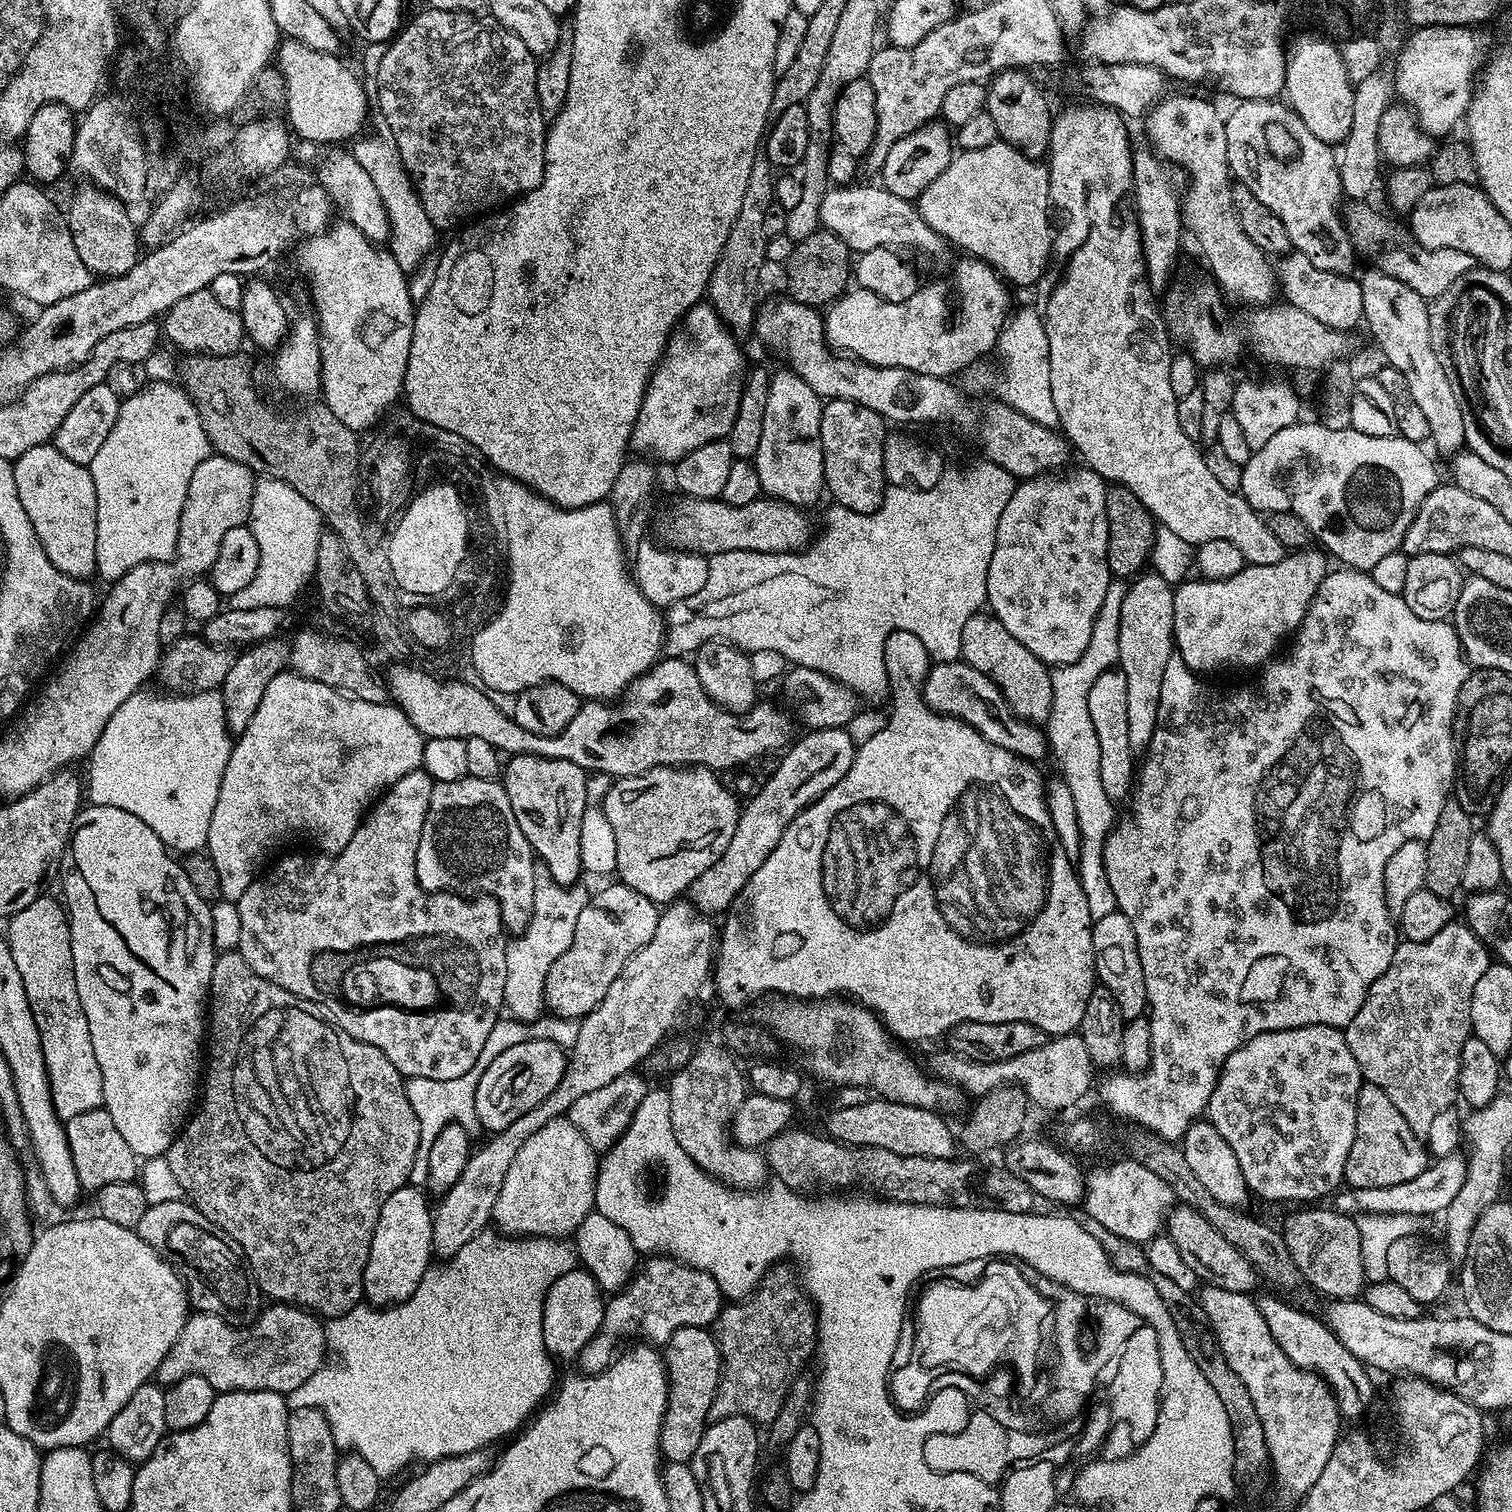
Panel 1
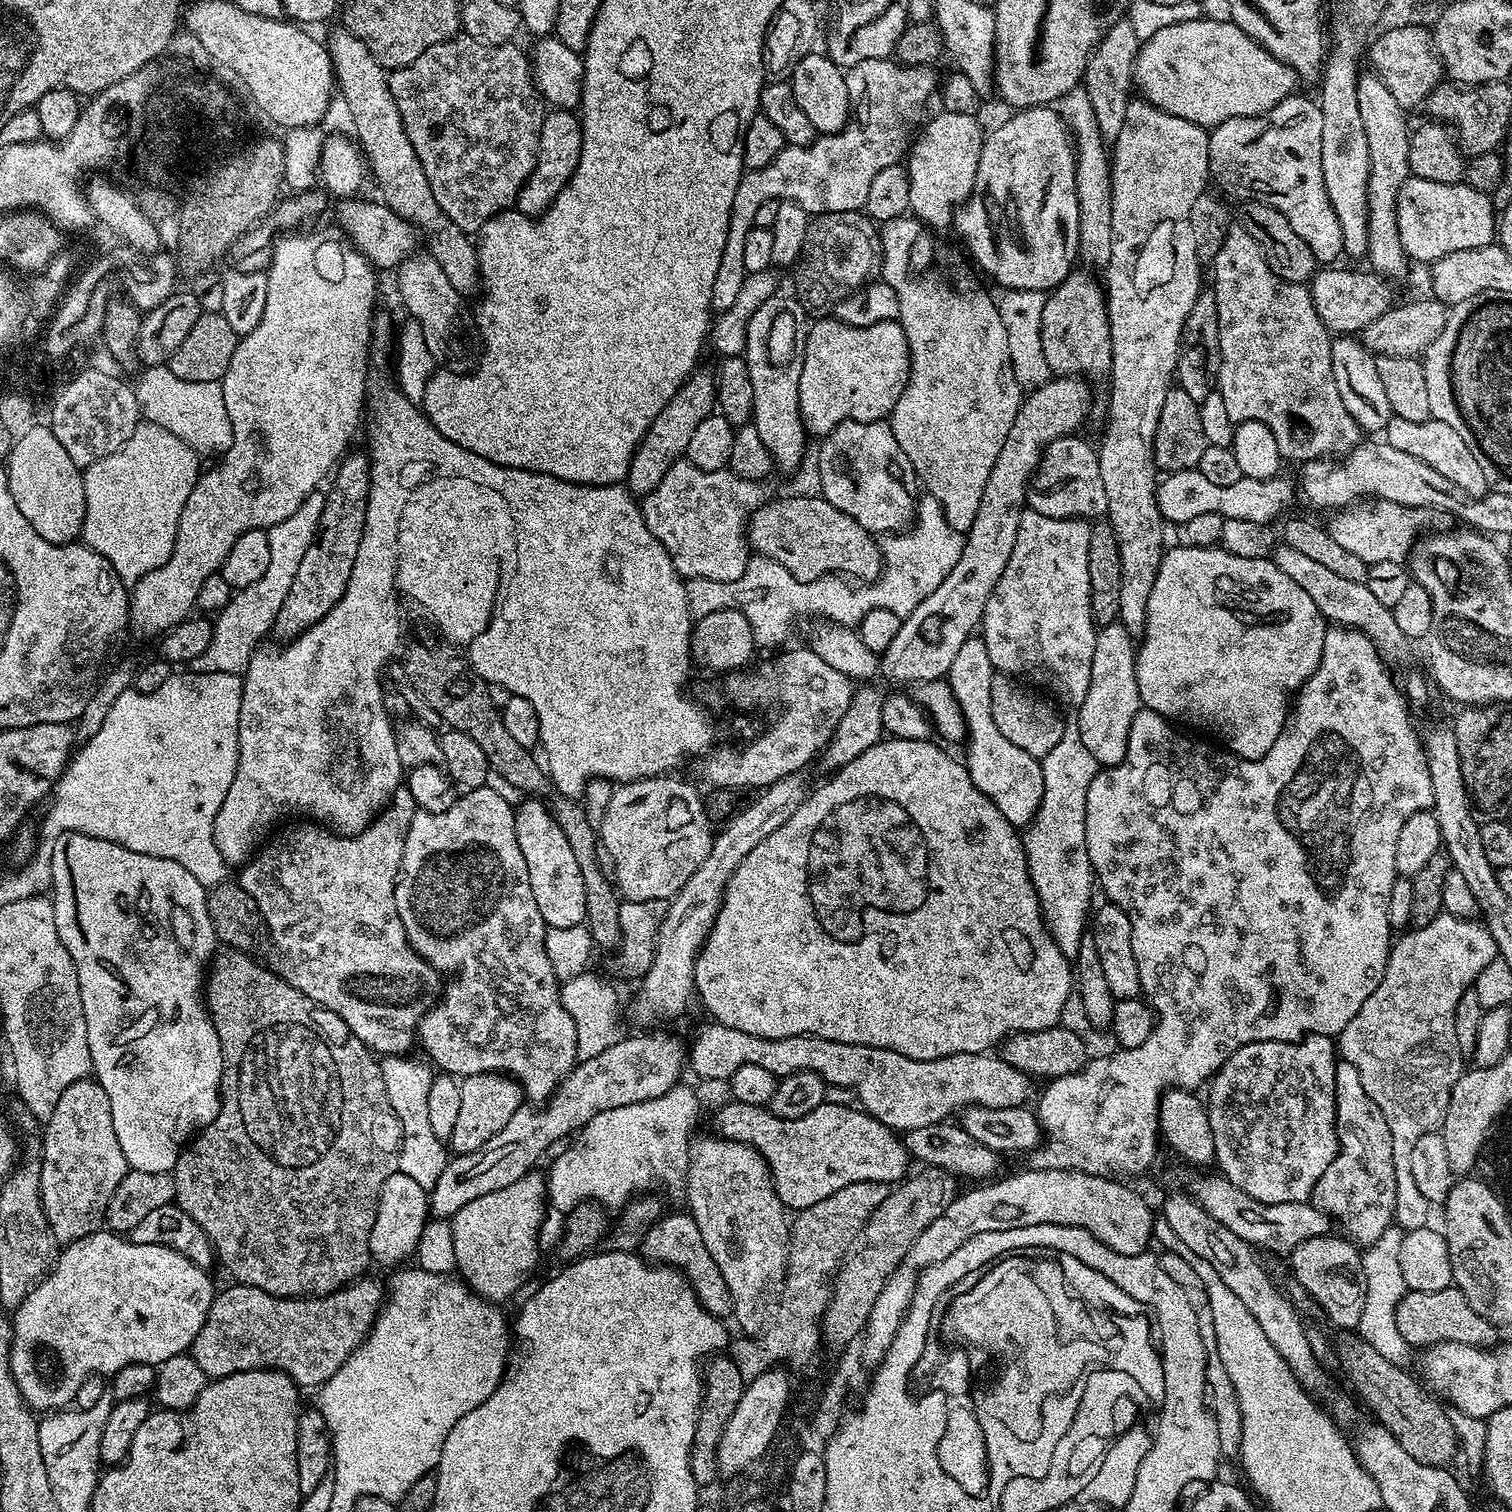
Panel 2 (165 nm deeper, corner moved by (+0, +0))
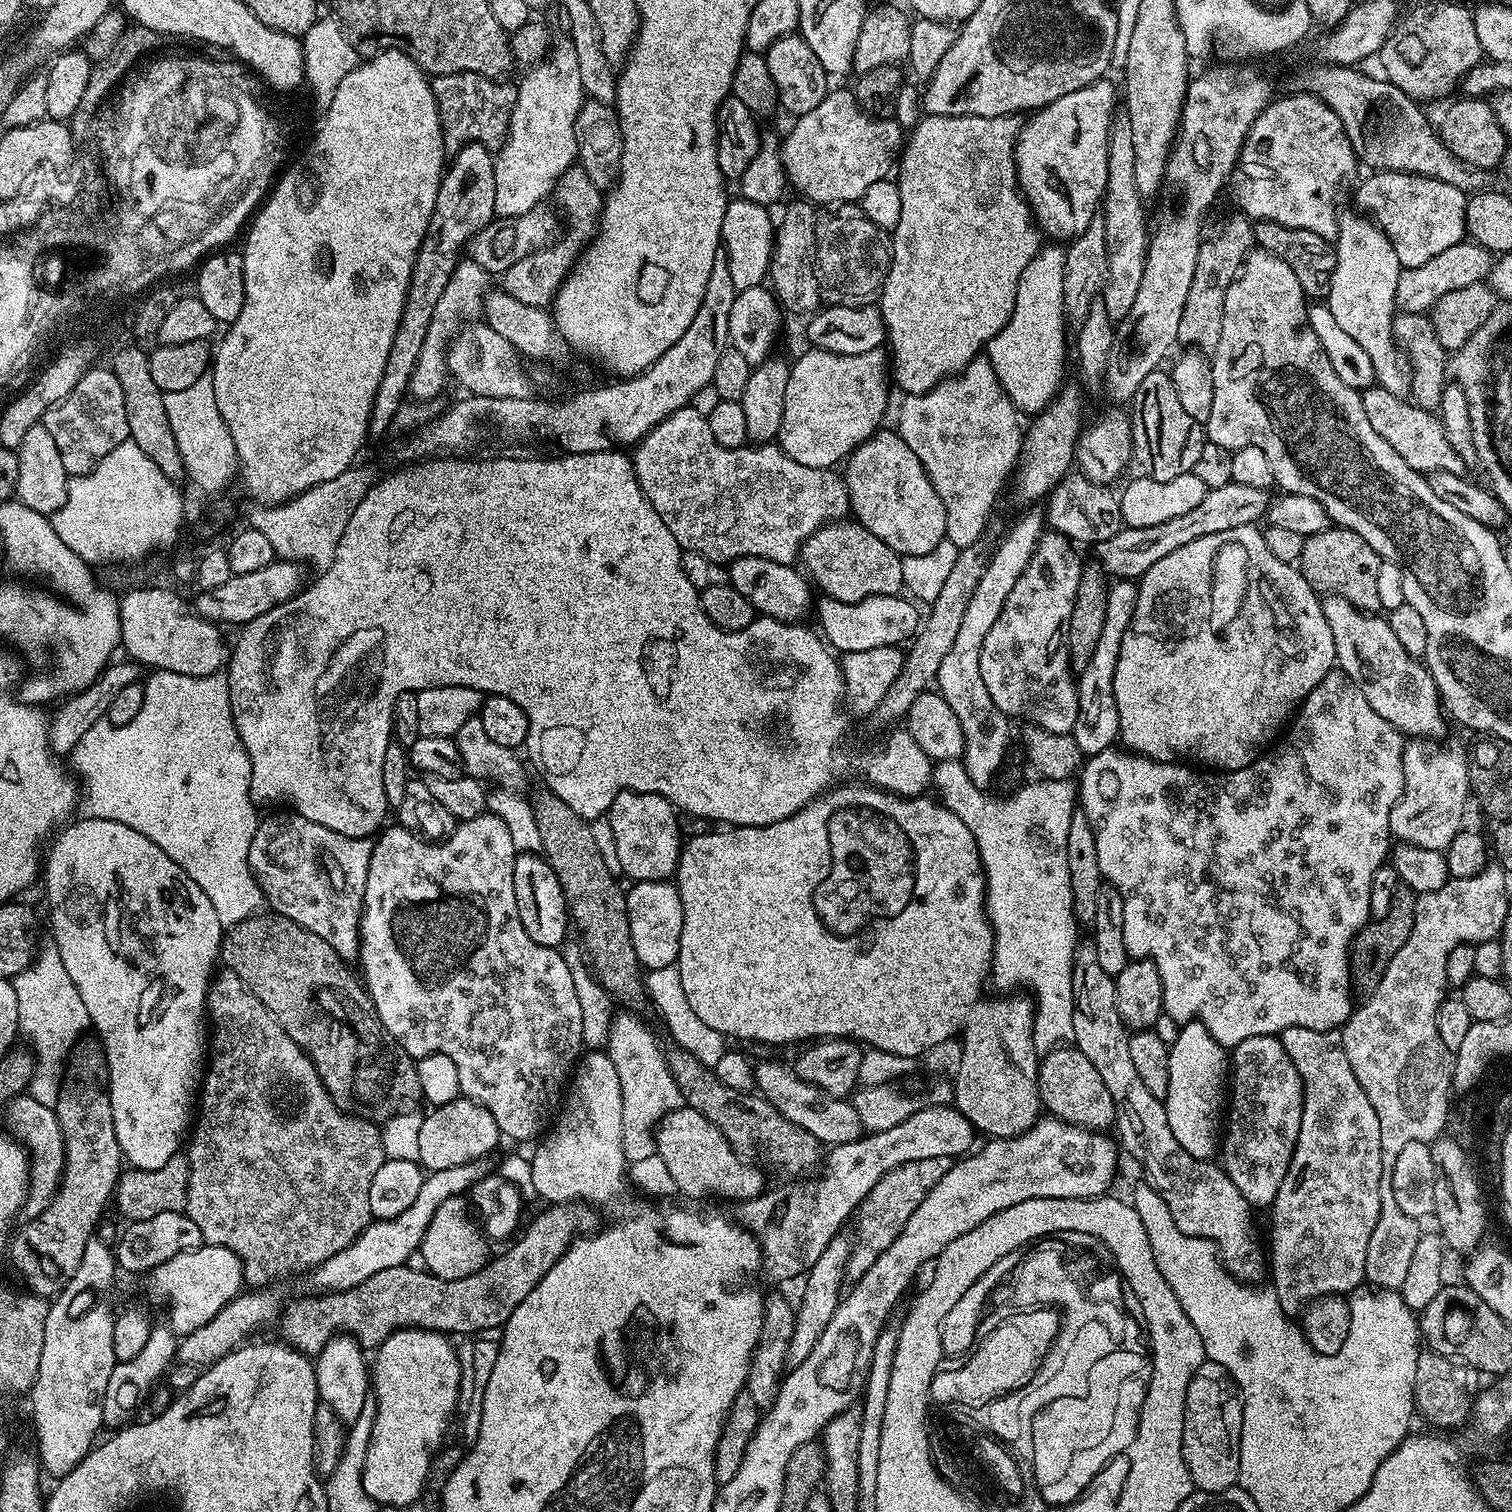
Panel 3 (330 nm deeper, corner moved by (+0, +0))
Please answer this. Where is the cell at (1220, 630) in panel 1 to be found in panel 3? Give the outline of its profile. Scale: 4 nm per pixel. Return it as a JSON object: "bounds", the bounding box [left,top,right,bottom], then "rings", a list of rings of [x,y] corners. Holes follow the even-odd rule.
{"bounds":[1114,524,1336,772],"rings":[[[1256,524],[1234,526],[1234,530],[1222,530],[1222,534],[1194,538],[1194,542],[1178,546],[1174,554],[1166,554],[1166,558],[1154,562],[1154,566],[1150,566],[1150,570],[1139,577],[1134,618],[1120,643],[1118,666],[1114,666],[1114,702],[1118,706],[1119,743],[1127,751],[1137,756],[1148,756],[1152,760],[1172,762],[1192,755],[1197,765],[1220,772],[1237,772],[1239,768],[1246,768],[1257,760],[1277,739],[1276,731],[1285,727],[1286,721],[1304,703],[1310,690],[1314,690],[1314,686],[1318,686],[1318,682],[1322,682],[1322,678],[1326,678],[1326,674],[1333,672],[1336,667],[1334,634],[1330,634],[1321,597],[1312,589],[1310,582],[1306,582],[1299,567],[1278,562],[1278,558],[1270,554],[1263,531]]]}

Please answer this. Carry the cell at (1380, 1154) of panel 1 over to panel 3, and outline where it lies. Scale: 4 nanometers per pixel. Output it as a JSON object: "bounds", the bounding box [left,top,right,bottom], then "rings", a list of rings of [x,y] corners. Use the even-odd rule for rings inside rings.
{"bounds":[1270,1028,1382,1314],"rings":[[[1287,1028],[1279,1033],[1278,1038],[1290,1058],[1294,1062],[1294,1070],[1298,1070],[1298,1078],[1302,1078],[1304,1101],[1302,1102],[1302,1126],[1298,1130],[1298,1142],[1294,1154],[1290,1158],[1290,1166],[1286,1170],[1286,1178],[1282,1178],[1282,1186],[1278,1186],[1278,1194],[1270,1205],[1272,1212],[1272,1252],[1270,1248],[1270,1280],[1271,1291],[1276,1293],[1280,1308],[1289,1314],[1303,1313],[1309,1303],[1323,1296],[1344,1296],[1356,1291],[1365,1283],[1366,1249],[1370,1247],[1370,1234],[1374,1234],[1374,1226],[1378,1226],[1380,1199],[1378,1198],[1378,1182],[1382,1178],[1382,1146],[1378,1130],[1378,1116],[1374,1114],[1374,1106],[1370,1106],[1370,1098],[1366,1098],[1366,1090],[1358,1086],[1358,1078],[1354,1078],[1354,1070],[1350,1070],[1350,1058],[1346,1058],[1344,1038],[1339,1031],[1306,1030],[1305,1028]]]}

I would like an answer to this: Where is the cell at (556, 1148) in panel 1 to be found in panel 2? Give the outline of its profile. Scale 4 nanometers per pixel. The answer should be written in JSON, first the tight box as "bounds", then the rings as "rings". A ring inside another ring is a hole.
{"bounds":[451,1170,548,1304],"rings":[[[533,1170],[502,1190],[474,1198],[473,1202],[462,1206],[451,1217],[457,1271],[473,1292],[491,1303],[500,1304],[516,1293],[522,1280],[535,1268],[542,1254],[538,1245],[538,1233],[543,1224],[548,1199],[547,1179],[543,1173],[538,1173],[539,1171]]]}

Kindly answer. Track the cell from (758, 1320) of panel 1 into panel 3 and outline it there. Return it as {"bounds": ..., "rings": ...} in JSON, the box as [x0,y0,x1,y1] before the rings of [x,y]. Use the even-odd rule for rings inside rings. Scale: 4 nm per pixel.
{"bounds":[844,1156,953,1281],"rings":[[[950,1156],[922,1158],[918,1162],[906,1162],[878,1178],[874,1190],[870,1190],[870,1194],[860,1203],[858,1209],[852,1253],[844,1267],[844,1275],[849,1281],[862,1278],[862,1274],[866,1274],[870,1266],[874,1266],[876,1259],[886,1250],[890,1250],[890,1242],[894,1242],[894,1238],[902,1234],[902,1226],[906,1226],[910,1214],[918,1210],[918,1202],[922,1202],[922,1198],[926,1198],[926,1194],[934,1190],[938,1182],[942,1182],[942,1174],[946,1174],[946,1170],[950,1170],[953,1163],[953,1157]]]}

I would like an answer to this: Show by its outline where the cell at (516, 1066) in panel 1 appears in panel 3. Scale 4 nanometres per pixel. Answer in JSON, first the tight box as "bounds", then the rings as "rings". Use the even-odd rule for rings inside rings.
{"bounds":[417,1098,502,1172],"rings":[[[461,1098],[454,1102],[435,1105],[431,1109],[432,1113],[425,1115],[421,1122],[421,1129],[418,1135],[418,1156],[417,1161],[428,1172],[437,1172],[438,1170],[450,1170],[450,1166],[462,1166],[466,1162],[483,1160],[496,1148],[496,1143],[502,1140],[502,1133],[498,1122],[494,1122],[494,1114],[486,1110],[483,1104],[474,1102],[467,1098]]]}

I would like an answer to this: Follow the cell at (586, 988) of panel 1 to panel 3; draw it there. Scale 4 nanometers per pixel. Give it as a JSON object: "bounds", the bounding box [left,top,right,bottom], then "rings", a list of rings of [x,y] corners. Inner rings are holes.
{"bounds":[626,880,682,969],"rings":[[[642,880],[631,885],[626,895],[626,910],[632,926],[633,946],[645,969],[665,968],[676,963],[682,938],[682,898],[675,883],[668,880]]]}

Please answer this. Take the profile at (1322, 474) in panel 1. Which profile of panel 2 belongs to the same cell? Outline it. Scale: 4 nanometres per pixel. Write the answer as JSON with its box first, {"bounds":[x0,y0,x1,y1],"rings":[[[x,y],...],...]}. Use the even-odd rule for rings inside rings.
{"bounds":[1156,468,1298,526],"rings":[[[1187,468],[1181,472],[1169,472],[1159,481],[1156,501],[1165,521],[1177,526],[1185,526],[1184,524],[1198,519],[1199,516],[1212,516],[1216,511],[1221,512],[1224,520],[1246,518],[1259,524],[1272,524],[1285,515],[1284,507],[1298,496],[1293,481],[1291,484],[1286,476],[1271,476],[1269,480],[1244,476],[1238,482],[1234,482],[1234,486],[1218,486],[1215,482],[1208,481],[1196,468]]]}

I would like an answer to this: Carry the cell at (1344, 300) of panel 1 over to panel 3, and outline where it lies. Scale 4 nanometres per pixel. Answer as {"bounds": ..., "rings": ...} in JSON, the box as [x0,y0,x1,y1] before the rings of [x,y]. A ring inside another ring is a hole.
{"bounds":[1396,242,1493,313],"rings":[[[1461,242],[1450,246],[1450,250],[1434,254],[1430,262],[1422,262],[1422,266],[1401,271],[1396,291],[1396,307],[1401,312],[1427,313],[1438,302],[1438,298],[1442,298],[1442,294],[1450,294],[1450,290],[1462,290],[1462,286],[1481,283],[1491,272],[1493,263],[1493,253],[1475,242]]]}

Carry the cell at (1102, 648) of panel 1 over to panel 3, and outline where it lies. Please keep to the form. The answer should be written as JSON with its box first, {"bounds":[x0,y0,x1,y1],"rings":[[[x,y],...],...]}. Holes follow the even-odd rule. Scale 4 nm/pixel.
{"bounds":[931,760,1078,1054],"rings":[[[937,760],[932,765],[931,787],[936,788],[935,795],[947,806],[974,834],[974,842],[978,846],[980,861],[984,867],[984,886],[986,889],[986,907],[988,909],[988,923],[992,926],[992,950],[990,953],[990,984],[997,988],[997,993],[1008,994],[1013,990],[1027,990],[1036,1006],[1036,1017],[1034,1018],[1034,1046],[1037,1053],[1043,1054],[1051,1052],[1053,1048],[1067,1045],[1072,1040],[1074,1034],[1074,990],[1072,989],[1072,967],[1076,961],[1076,945],[1078,937],[1078,925],[1076,915],[1072,912],[1072,895],[1070,894],[1070,869],[1066,863],[1066,838],[1070,835],[1070,818],[1078,806],[1078,788],[1071,779],[1067,780],[1047,780],[1036,778],[1033,784],[1028,784],[1025,788],[1020,788],[1009,800],[1004,800],[999,804],[992,796],[987,796],[987,791],[981,790],[966,774],[963,763],[960,760]]]}

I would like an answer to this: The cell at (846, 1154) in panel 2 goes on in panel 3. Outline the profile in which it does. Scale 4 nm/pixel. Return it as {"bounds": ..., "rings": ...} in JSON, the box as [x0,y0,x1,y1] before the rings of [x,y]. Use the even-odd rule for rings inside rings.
{"bounds":[654,1108,765,1202],"rings":[[[675,1108],[662,1117],[654,1129],[654,1152],[666,1162],[680,1196],[704,1196],[713,1192],[731,1202],[739,1202],[765,1191],[764,1176],[759,1172],[761,1169],[736,1155],[722,1130],[718,1130],[710,1118],[702,1118],[702,1114],[693,1108]]]}

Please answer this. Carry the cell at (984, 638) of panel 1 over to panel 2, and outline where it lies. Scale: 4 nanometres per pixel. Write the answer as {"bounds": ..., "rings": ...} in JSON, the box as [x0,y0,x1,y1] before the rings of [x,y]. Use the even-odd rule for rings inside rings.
{"bounds":[990,674,1067,760],"rings":[[[998,674],[991,682],[990,704],[993,707],[993,719],[998,730],[1014,746],[1021,747],[1032,757],[1041,760],[1058,744],[1062,734],[1065,733],[1067,721],[1056,712],[1053,701],[1050,703],[1039,700],[1035,694],[1038,695],[1029,685],[1013,677]]]}

